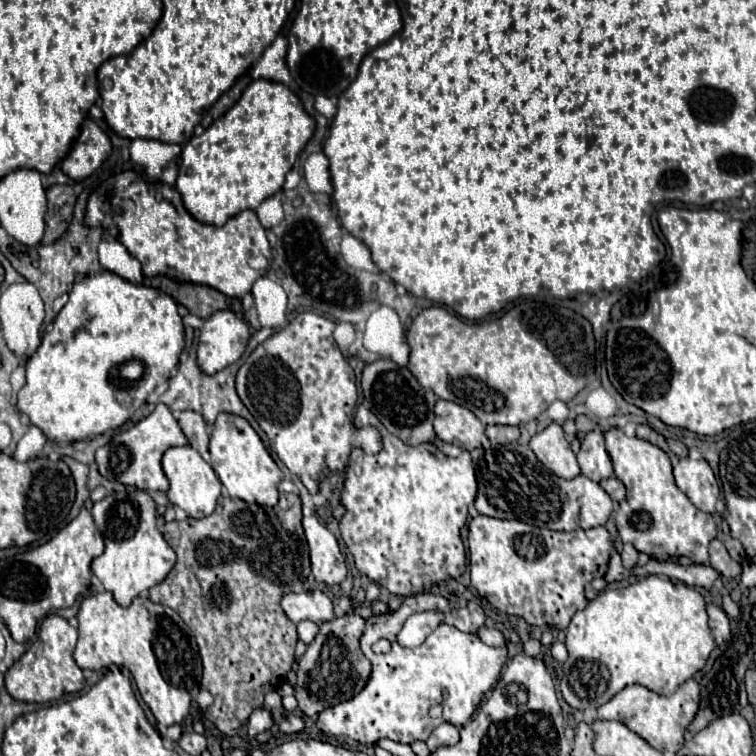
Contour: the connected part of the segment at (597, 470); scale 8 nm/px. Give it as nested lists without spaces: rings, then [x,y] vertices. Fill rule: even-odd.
[[[589,431],[585,439],[581,441],[581,451],[577,453],[577,461],[581,467],[581,473],[593,481],[601,481],[605,477],[613,477],[611,459],[605,451],[603,433],[601,431]]]

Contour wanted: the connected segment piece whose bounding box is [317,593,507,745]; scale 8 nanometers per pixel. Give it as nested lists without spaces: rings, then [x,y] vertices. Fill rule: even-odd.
[[[419,593],[405,597],[401,607],[393,613],[371,615],[361,637],[361,651],[373,667],[371,679],[359,695],[325,709],[317,721],[317,727],[325,735],[349,737],[353,741],[371,745],[379,739],[391,739],[401,743],[413,743],[417,739],[427,741],[431,731],[439,723],[447,721],[457,727],[467,723],[479,707],[483,695],[497,683],[501,667],[507,661],[507,647],[489,647],[477,635],[461,633],[447,623],[439,623],[433,635],[429,635],[419,647],[409,649],[401,647],[395,641],[395,635],[399,633],[409,615],[421,611],[447,611],[449,605],[449,599],[441,595]],[[381,637],[387,637],[393,647],[385,655],[375,655],[371,651],[371,645]],[[433,705],[443,707],[443,717],[433,719],[429,715],[429,709]]]

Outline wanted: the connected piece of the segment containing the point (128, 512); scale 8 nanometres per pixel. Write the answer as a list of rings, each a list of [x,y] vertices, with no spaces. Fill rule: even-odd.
[[[117,485],[111,495],[93,505],[93,519],[105,539],[105,551],[91,563],[91,571],[113,593],[121,607],[127,607],[141,591],[161,583],[175,565],[175,551],[167,545],[163,533],[157,529],[155,501],[147,491],[137,487]]]

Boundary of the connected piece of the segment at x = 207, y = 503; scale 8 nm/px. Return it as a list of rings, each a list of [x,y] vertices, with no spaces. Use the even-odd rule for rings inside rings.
[[[185,445],[185,447],[167,449],[163,455],[163,471],[171,485],[167,491],[167,497],[175,507],[181,507],[193,519],[201,519],[201,517],[207,517],[213,513],[217,499],[221,496],[221,482],[215,475],[215,471],[211,469],[211,465],[207,461],[203,461],[199,451],[195,451],[195,447]]]

